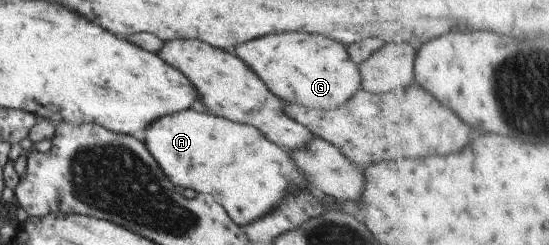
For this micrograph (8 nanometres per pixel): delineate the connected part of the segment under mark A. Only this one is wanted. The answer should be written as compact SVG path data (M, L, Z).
M189 106L153 121L143 135L145 149L173 185L212 195L237 225L270 212L291 192L309 188L313 194L312 186L291 163L288 151L273 145L249 124L232 122Z

